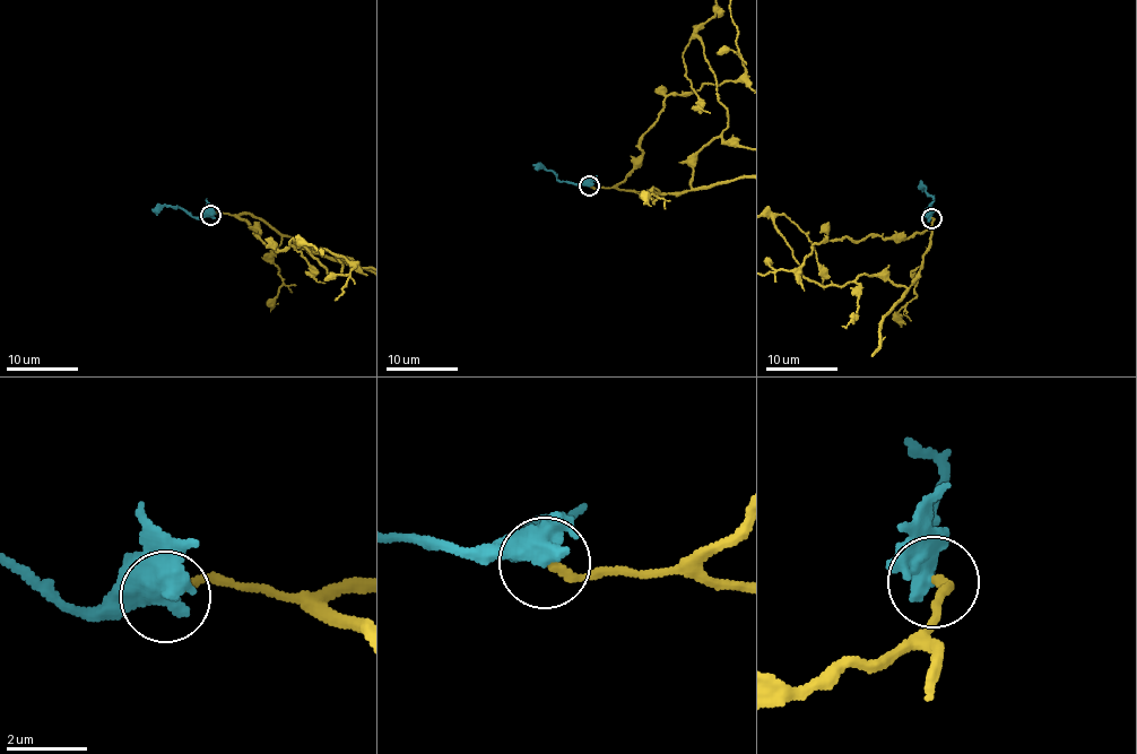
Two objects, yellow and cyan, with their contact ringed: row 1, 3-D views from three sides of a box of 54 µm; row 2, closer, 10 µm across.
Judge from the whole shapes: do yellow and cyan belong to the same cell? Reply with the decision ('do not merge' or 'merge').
merge

